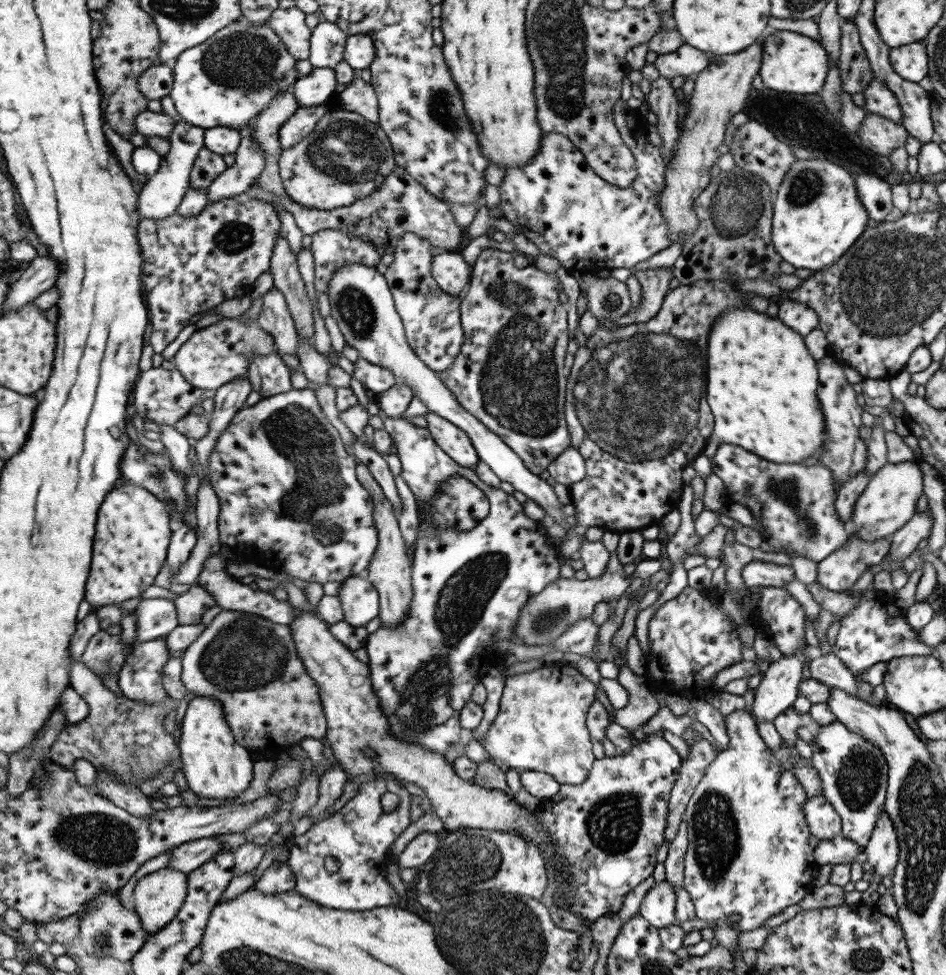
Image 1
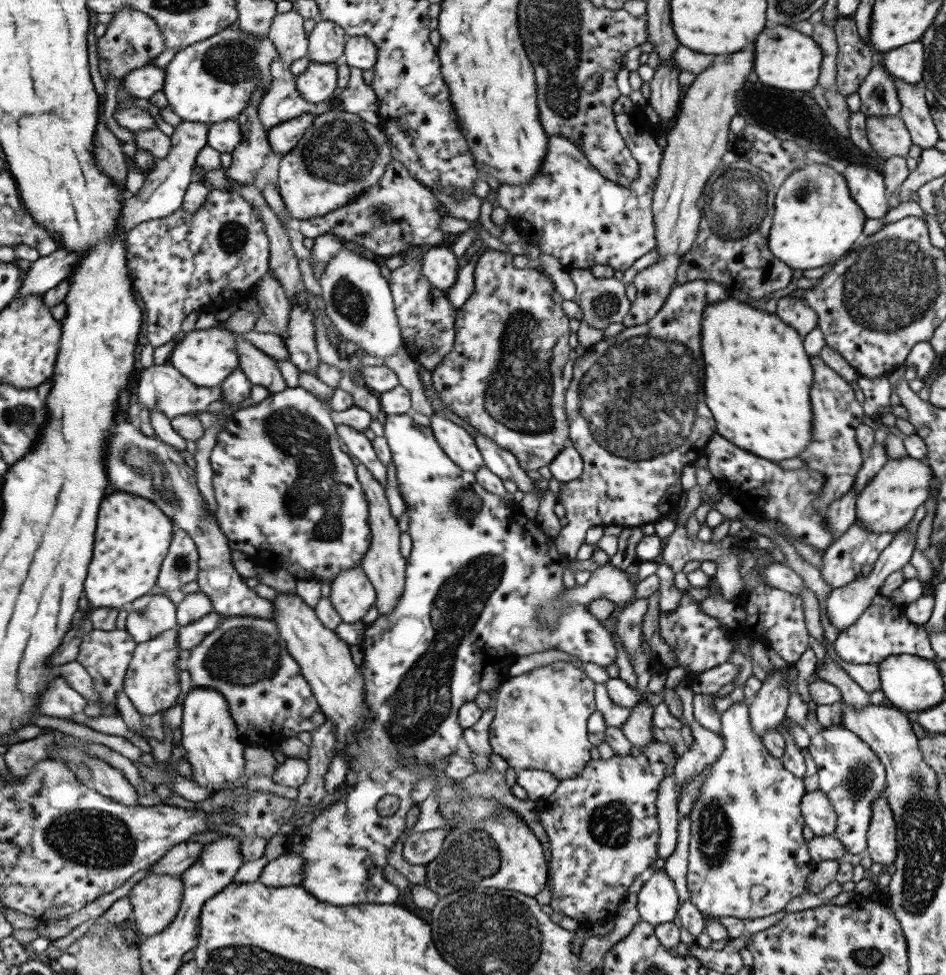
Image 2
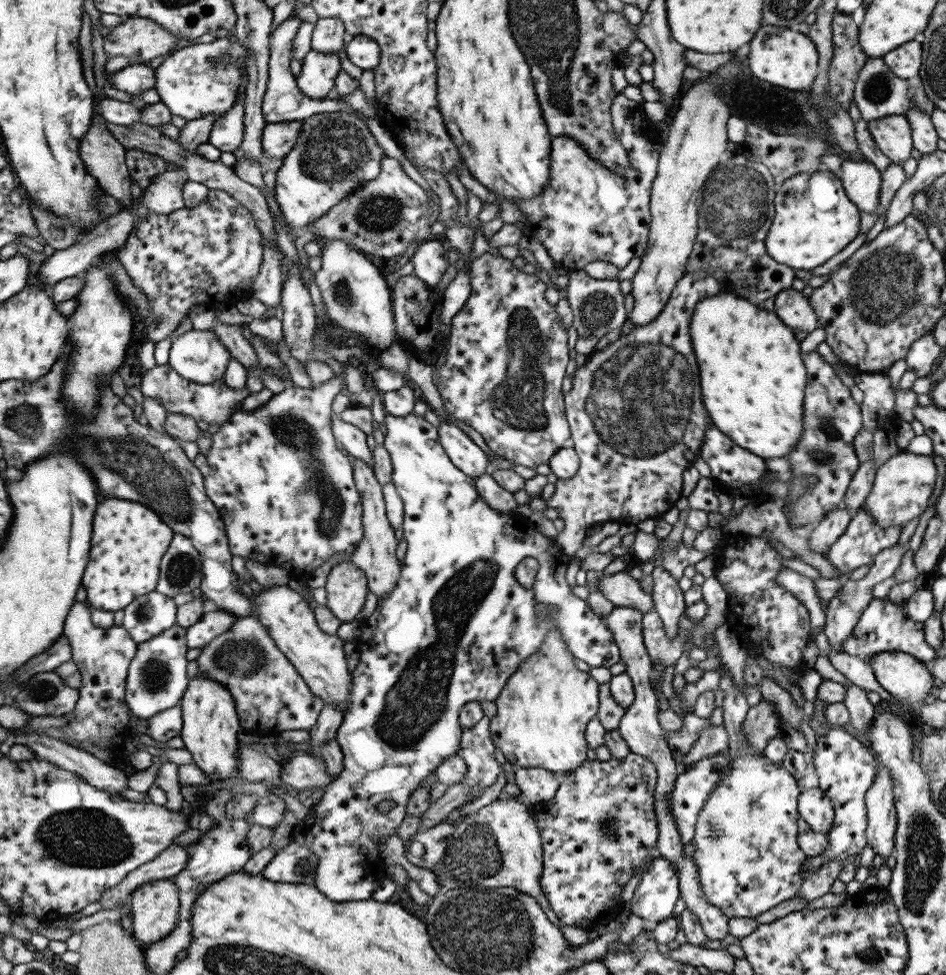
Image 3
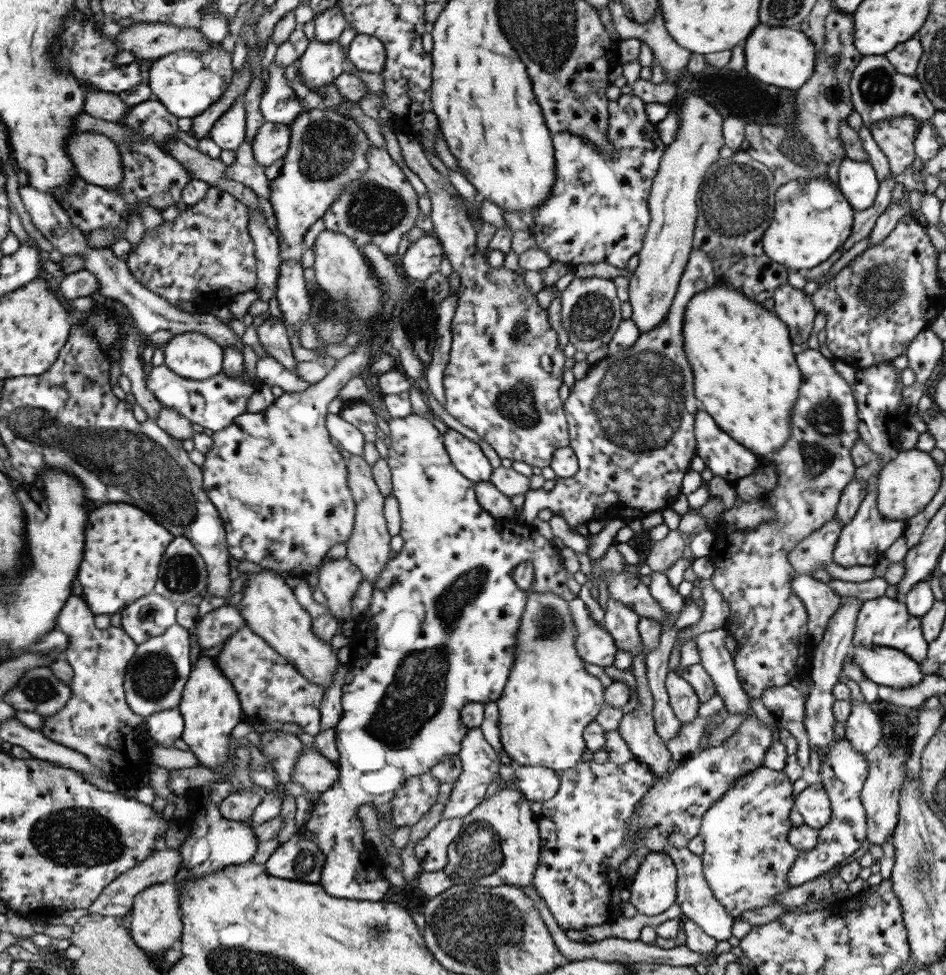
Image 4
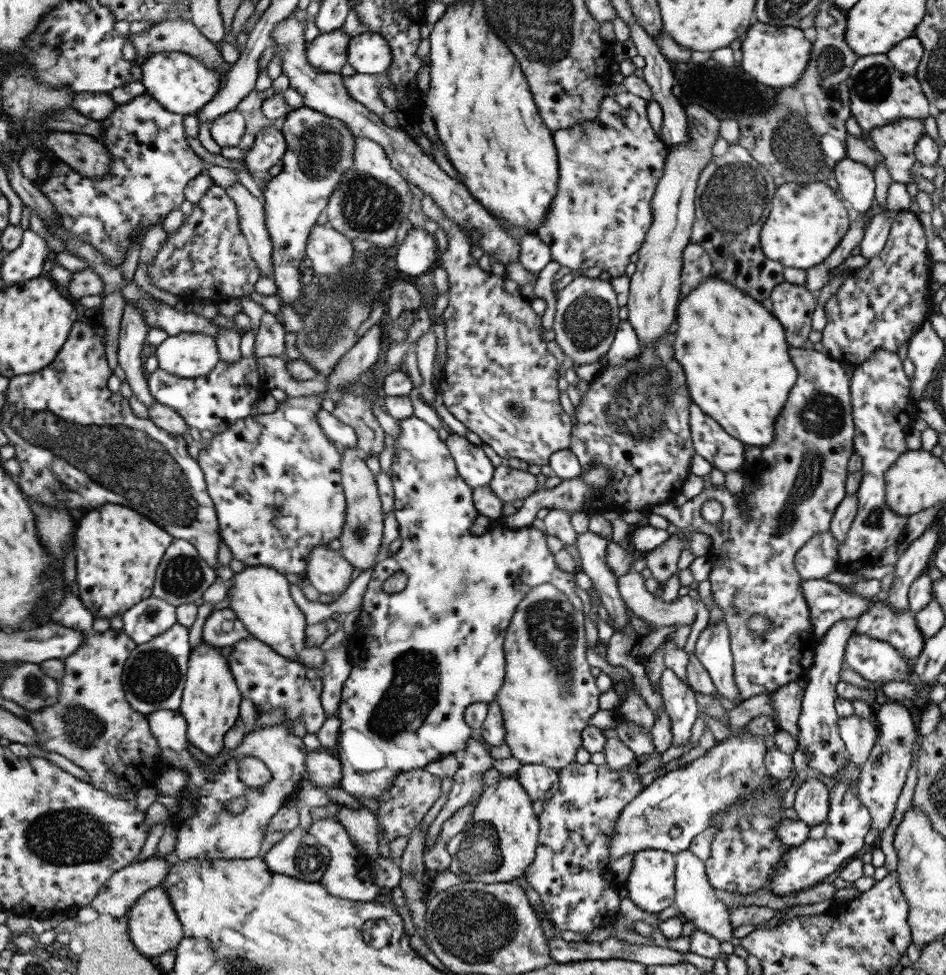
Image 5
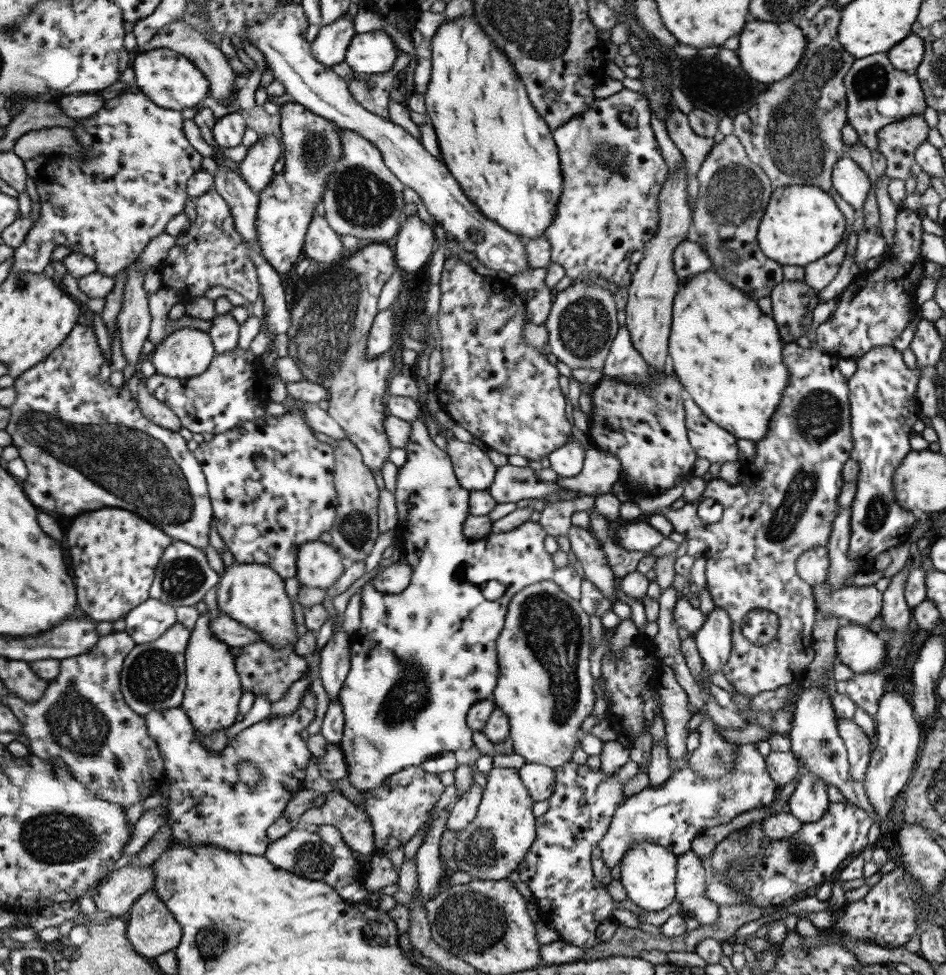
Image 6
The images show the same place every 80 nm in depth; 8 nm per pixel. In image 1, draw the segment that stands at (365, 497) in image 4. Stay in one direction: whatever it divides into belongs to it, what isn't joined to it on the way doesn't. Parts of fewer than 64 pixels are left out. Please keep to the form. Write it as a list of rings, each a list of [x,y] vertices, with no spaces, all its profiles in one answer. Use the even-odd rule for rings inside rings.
[[[359,463],[355,467],[355,476],[360,486],[369,494],[372,502],[373,524],[377,531],[377,548],[375,548],[375,552],[369,559],[364,577],[377,591],[378,617],[381,620],[381,625],[392,629],[403,620],[407,620],[407,614],[409,614],[409,603],[412,597],[409,556],[405,553],[406,546],[403,538],[401,538],[401,533],[399,533],[397,520],[391,510],[391,504],[385,500],[381,488],[371,477],[368,468]]]

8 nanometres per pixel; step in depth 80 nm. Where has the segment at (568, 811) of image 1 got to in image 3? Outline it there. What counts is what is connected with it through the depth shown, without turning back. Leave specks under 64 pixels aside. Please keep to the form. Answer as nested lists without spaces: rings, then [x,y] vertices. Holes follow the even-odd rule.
[[[629,752],[623,759],[610,758],[607,762],[586,760],[575,770],[558,775],[558,787],[548,801],[534,804],[536,822],[542,844],[542,869],[539,886],[543,896],[563,926],[594,928],[617,919],[625,908],[621,900],[622,886],[631,877],[633,868],[643,869],[641,860],[648,850],[655,848],[658,828],[654,814],[656,770],[645,757]]]

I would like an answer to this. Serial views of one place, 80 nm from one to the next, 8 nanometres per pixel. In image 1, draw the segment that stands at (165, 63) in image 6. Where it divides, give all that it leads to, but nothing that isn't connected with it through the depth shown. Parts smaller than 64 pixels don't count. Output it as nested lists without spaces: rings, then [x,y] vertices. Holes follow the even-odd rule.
[[[240,18],[221,28],[202,44],[188,48],[177,56],[177,60],[170,64],[173,80],[168,96],[173,102],[175,112],[183,122],[192,124],[191,126],[204,130],[217,126],[239,130],[255,120],[257,113],[268,105],[273,95],[282,93],[303,76],[296,72],[296,62],[297,59],[291,57],[283,42],[279,41],[279,37],[273,33],[267,23],[251,25]]]

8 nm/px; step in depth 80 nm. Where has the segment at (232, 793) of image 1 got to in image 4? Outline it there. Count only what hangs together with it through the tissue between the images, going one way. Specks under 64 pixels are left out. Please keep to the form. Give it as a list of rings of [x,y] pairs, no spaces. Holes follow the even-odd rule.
[[[199,655],[194,666],[190,667],[177,709],[184,724],[180,738],[189,746],[193,756],[207,769],[227,762],[230,759],[227,754],[231,729],[242,721],[243,716],[233,685],[222,675],[213,659]]]

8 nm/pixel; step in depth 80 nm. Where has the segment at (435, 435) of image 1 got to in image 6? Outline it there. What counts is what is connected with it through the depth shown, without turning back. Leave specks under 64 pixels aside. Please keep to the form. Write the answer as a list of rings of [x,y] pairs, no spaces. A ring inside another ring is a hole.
[[[452,436],[447,437],[446,453],[450,458],[455,479],[461,488],[471,492],[485,490],[491,485],[496,467],[487,453],[473,443],[465,443]]]

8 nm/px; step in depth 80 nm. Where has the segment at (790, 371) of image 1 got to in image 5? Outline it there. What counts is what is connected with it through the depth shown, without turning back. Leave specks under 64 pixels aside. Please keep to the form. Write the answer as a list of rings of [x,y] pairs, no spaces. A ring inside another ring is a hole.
[[[714,276],[705,278],[694,286],[680,301],[676,304],[676,315],[674,316],[674,339],[673,339],[673,358],[681,365],[682,373],[685,375],[686,387],[691,403],[696,404],[705,414],[708,414],[729,436],[736,438],[743,445],[753,445],[761,448],[767,446],[773,440],[773,420],[777,418],[787,394],[795,379],[797,370],[790,361],[788,355],[788,344],[785,342],[784,328],[781,323],[760,305],[760,302],[753,300],[750,296],[743,294],[735,286],[722,282]]]

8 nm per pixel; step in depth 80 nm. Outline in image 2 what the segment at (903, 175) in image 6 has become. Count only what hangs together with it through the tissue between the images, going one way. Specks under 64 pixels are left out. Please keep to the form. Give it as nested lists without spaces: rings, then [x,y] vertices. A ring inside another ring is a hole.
[[[898,114],[894,117],[866,117],[865,138],[884,160],[895,155],[905,157],[912,144]]]

